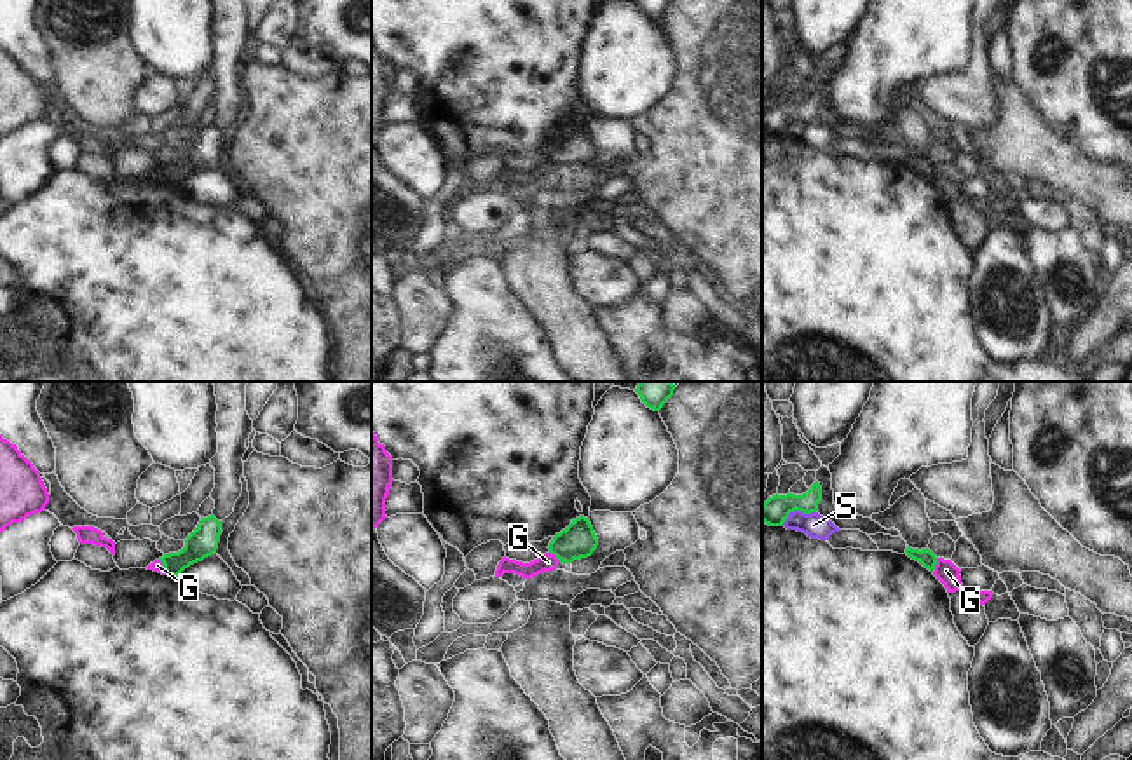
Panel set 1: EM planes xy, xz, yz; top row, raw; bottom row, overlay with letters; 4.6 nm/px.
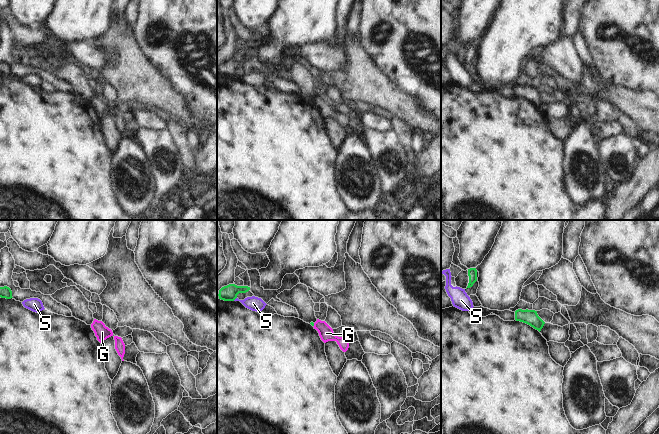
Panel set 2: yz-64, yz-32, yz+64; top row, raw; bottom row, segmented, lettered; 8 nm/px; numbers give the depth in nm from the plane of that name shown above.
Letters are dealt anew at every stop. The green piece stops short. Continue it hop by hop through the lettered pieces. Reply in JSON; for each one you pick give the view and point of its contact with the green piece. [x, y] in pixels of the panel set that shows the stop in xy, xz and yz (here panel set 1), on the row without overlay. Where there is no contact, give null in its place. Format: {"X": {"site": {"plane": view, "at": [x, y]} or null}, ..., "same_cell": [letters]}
{"same_cell": []}

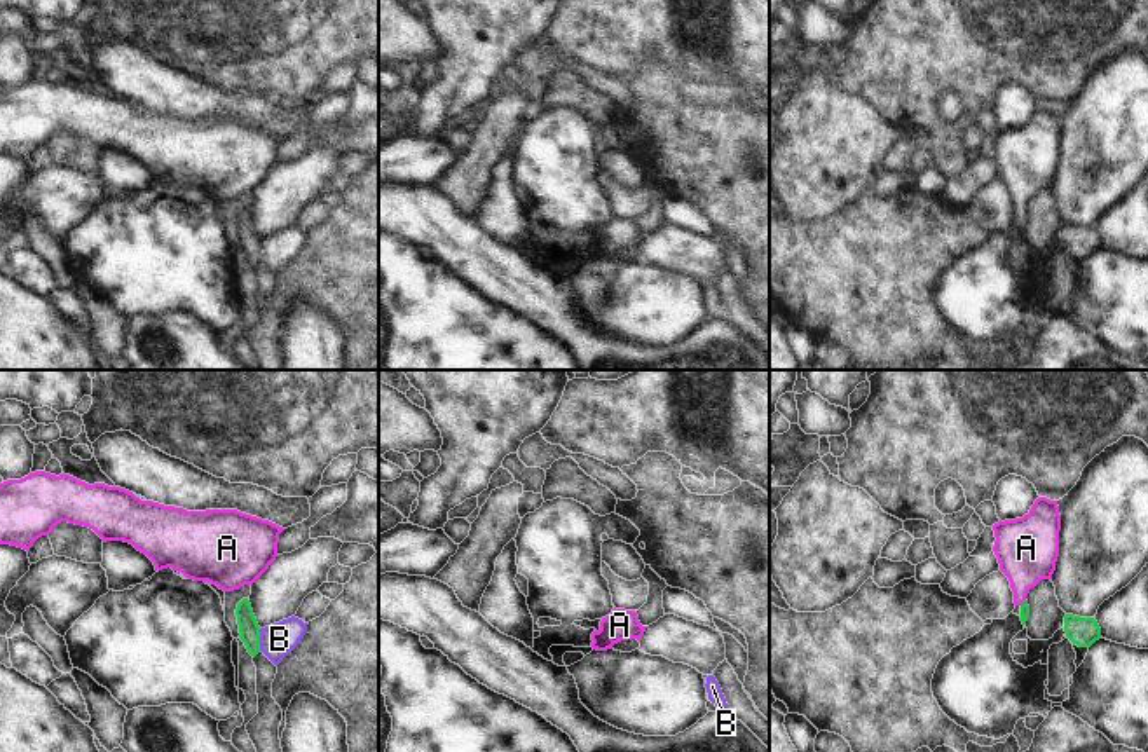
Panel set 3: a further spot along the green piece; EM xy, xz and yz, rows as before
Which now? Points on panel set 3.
{"A": {"site": {"plane": "yz", "at": [1023, 213]}}, "same_cell": ["A"]}

